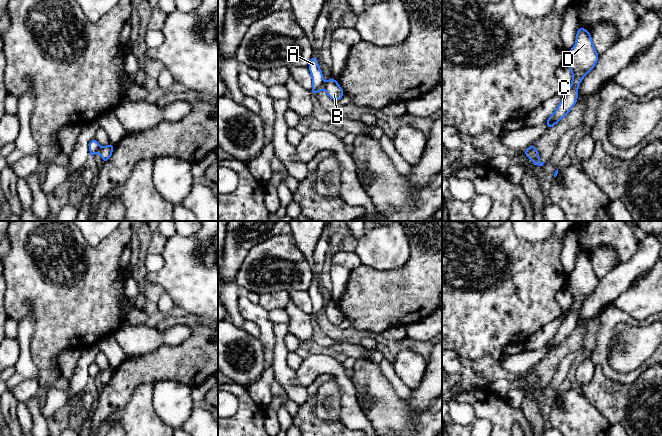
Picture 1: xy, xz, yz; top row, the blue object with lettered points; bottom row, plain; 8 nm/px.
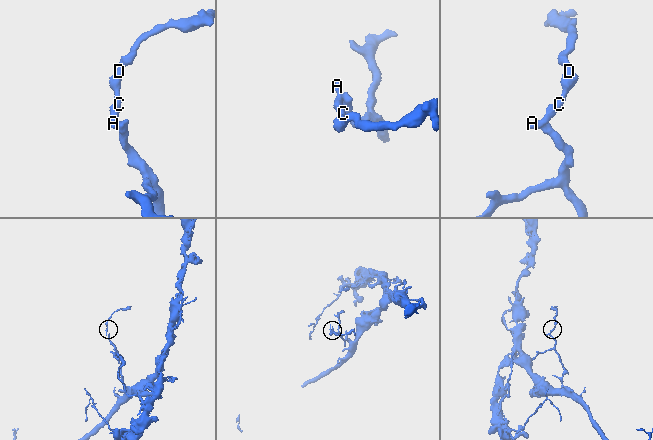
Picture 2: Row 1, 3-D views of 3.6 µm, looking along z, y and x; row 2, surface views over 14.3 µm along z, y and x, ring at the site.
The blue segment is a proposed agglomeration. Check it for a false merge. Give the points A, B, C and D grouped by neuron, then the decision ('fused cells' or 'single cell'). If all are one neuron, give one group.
A C D / B | fused cells

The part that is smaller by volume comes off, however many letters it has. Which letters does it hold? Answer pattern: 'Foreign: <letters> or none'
Foreign: A, C, D

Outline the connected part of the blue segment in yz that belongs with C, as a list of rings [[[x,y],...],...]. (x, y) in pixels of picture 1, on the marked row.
[[[579,27],[576,42],[568,51],[569,59],[566,62],[572,72],[572,82],[556,110],[545,121],[548,130],[565,117],[577,103],[578,87],[583,78],[595,67],[599,54],[595,50],[589,31]]]

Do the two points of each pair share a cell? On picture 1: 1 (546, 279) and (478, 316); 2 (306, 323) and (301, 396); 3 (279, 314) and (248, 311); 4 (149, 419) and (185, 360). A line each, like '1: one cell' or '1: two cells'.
1: one cell
2: two cells
3: two cells
4: two cells

